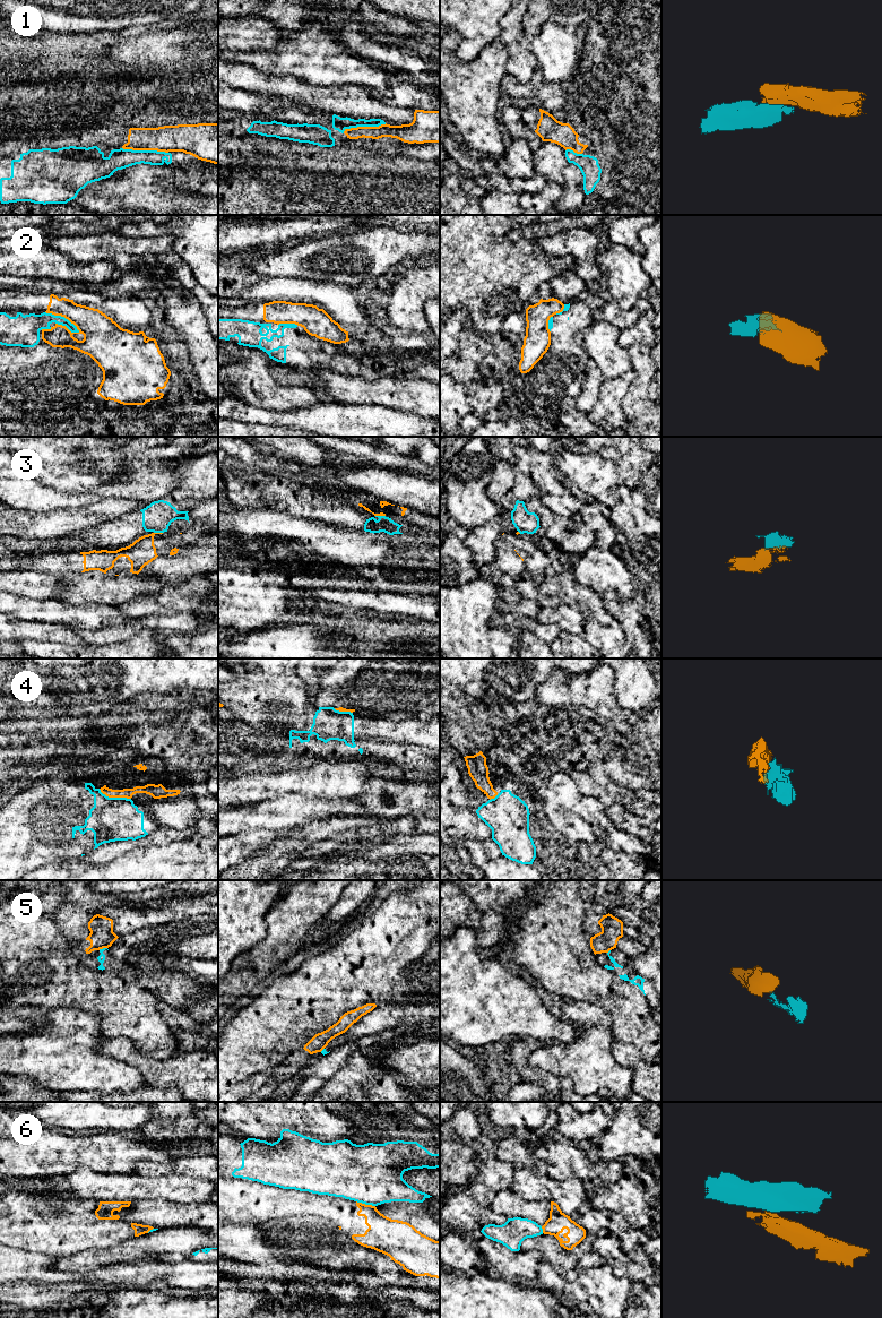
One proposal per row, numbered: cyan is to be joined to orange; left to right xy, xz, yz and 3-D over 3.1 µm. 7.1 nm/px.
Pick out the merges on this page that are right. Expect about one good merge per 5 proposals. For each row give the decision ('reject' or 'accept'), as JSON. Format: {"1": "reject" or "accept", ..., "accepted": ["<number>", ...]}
{"1": "reject", "2": "reject", "3": "reject", "4": "reject", "5": "reject", "6": "reject", "accepted": []}

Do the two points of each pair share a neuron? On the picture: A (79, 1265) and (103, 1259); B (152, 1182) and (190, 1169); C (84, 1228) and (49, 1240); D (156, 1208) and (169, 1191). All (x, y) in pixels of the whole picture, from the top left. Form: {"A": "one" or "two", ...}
{"A": "one", "B": "two", "C": "one", "D": "two"}

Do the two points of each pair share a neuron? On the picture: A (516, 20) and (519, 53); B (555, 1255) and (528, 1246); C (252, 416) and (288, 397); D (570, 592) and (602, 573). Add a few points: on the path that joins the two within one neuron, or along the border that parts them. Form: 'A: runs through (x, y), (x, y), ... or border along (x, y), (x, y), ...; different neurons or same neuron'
A: runs through (515, 28), (515, 42), (517, 45); same neuron
B: runs through (548, 1248), (546, 1246), (535, 1246); same neuron
C: border along (244, 398), (251, 404), (266, 408), (293, 410); different neurons
D: border along (570, 568), (579, 583), (589, 586), (596, 593); different neurons

